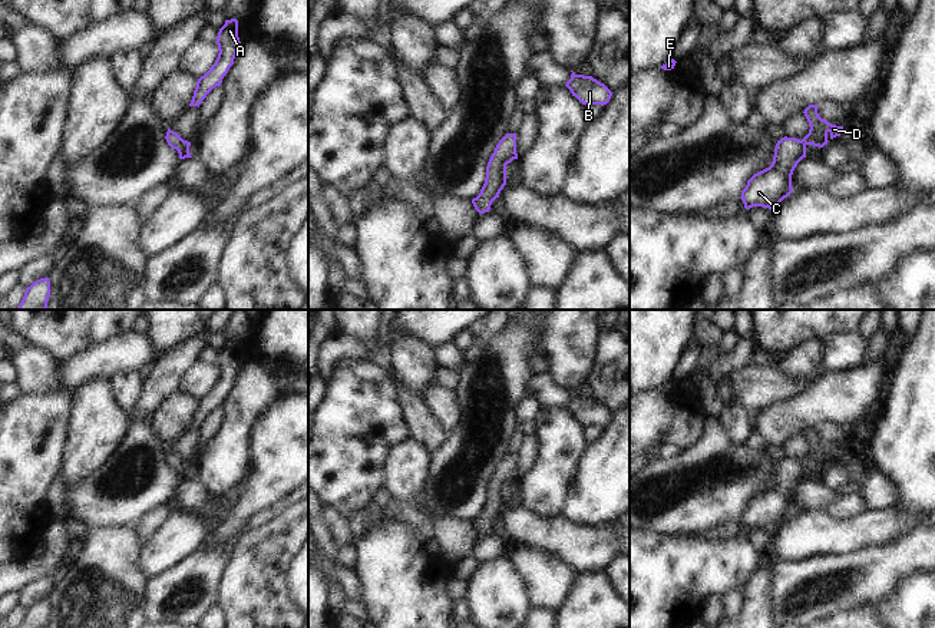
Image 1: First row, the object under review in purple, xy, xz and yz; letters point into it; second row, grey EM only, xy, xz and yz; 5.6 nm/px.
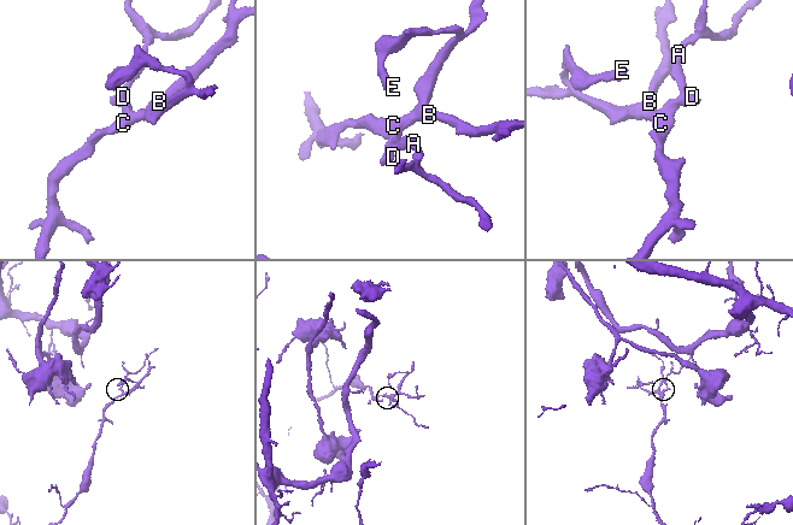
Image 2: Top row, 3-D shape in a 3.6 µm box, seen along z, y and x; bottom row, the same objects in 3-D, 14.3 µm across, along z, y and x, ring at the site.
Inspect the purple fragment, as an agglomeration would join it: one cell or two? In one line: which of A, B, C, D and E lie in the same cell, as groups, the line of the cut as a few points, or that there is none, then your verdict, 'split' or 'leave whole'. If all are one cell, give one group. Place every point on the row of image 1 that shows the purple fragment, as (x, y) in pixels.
A B C D E | no cut | leave whole

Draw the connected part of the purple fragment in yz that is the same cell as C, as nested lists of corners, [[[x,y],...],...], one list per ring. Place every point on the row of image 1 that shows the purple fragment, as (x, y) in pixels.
[[[809,105],[803,113],[810,126],[809,133],[802,141],[787,136],[777,141],[772,165],[754,173],[741,191],[740,198],[746,209],[753,206],[774,209],[793,192],[792,175],[797,163],[806,158],[806,146],[823,148],[829,138],[840,136],[843,126],[822,119],[817,105]]]

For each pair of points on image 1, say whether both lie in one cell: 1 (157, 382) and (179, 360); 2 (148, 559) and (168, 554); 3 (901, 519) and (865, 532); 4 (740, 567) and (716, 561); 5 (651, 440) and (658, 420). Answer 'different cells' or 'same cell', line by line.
1: same cell
2: same cell
3: same cell
4: same cell
5: same cell

